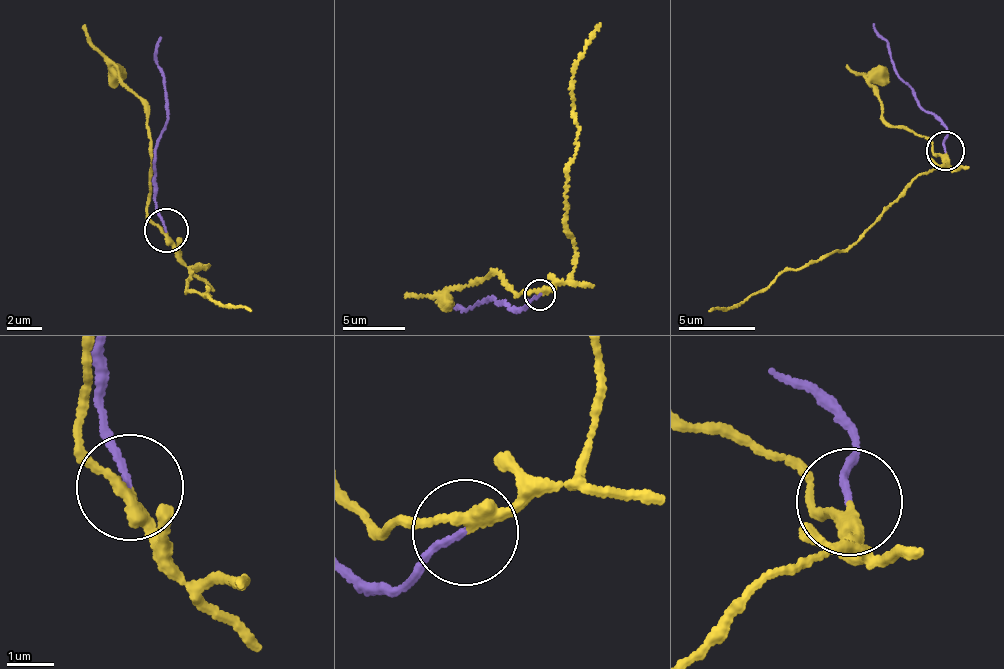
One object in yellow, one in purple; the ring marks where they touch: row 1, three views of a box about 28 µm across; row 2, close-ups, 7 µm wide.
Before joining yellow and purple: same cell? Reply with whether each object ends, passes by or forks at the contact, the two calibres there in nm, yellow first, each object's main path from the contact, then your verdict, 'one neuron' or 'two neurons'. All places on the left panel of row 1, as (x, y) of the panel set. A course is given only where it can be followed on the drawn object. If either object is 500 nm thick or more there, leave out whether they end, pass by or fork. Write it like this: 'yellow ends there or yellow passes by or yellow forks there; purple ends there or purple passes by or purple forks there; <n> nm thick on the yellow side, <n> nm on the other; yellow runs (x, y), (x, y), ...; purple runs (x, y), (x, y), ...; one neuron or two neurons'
yellow passes by; purple ends there; 220 nm thick on the yellow side, 120 nm on the other; yellow runs (164, 230), (164, 241), (186, 262), (206, 266), (192, 270), (187, 288), (253, 309); purple runs (164, 230), (154, 193), (153, 161), (167, 116), (157, 38); two neurons

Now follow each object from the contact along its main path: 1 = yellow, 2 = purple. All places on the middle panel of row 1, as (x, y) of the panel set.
1: (539, 295), (564, 284), (575, 264), (566, 220), (566, 174), (579, 129), (572, 78), (580, 53), (600, 23)
2: (539, 295), (519, 312), (492, 298), (466, 311), (454, 308)

